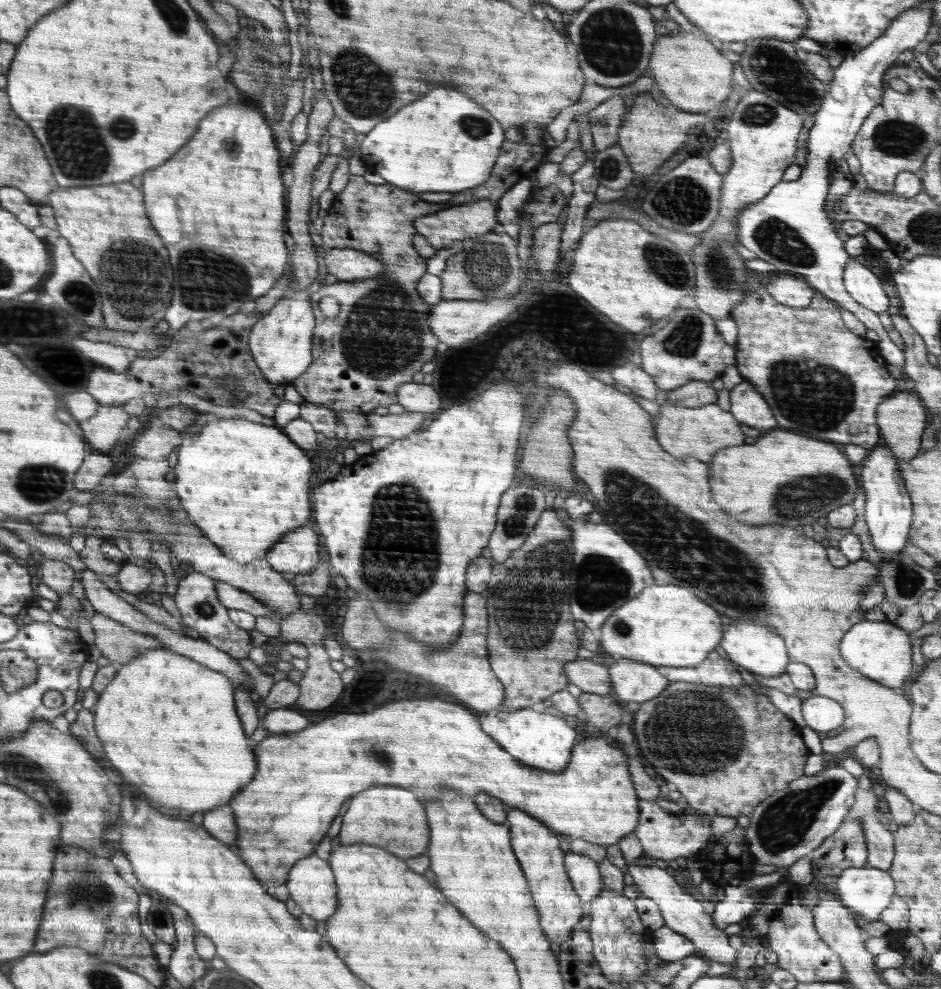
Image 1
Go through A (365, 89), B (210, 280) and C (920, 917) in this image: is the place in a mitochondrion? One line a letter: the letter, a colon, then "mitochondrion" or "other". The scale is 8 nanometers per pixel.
A: mitochondrion
B: mitochondrion
C: other

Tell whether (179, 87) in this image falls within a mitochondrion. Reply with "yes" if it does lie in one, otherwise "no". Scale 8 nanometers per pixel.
no

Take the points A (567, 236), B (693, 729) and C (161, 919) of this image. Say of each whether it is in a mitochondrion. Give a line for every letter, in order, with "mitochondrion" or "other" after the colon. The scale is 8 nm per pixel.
A: other
B: mitochondrion
C: mitochondrion

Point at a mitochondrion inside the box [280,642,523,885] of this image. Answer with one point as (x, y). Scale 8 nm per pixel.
(381, 757)

